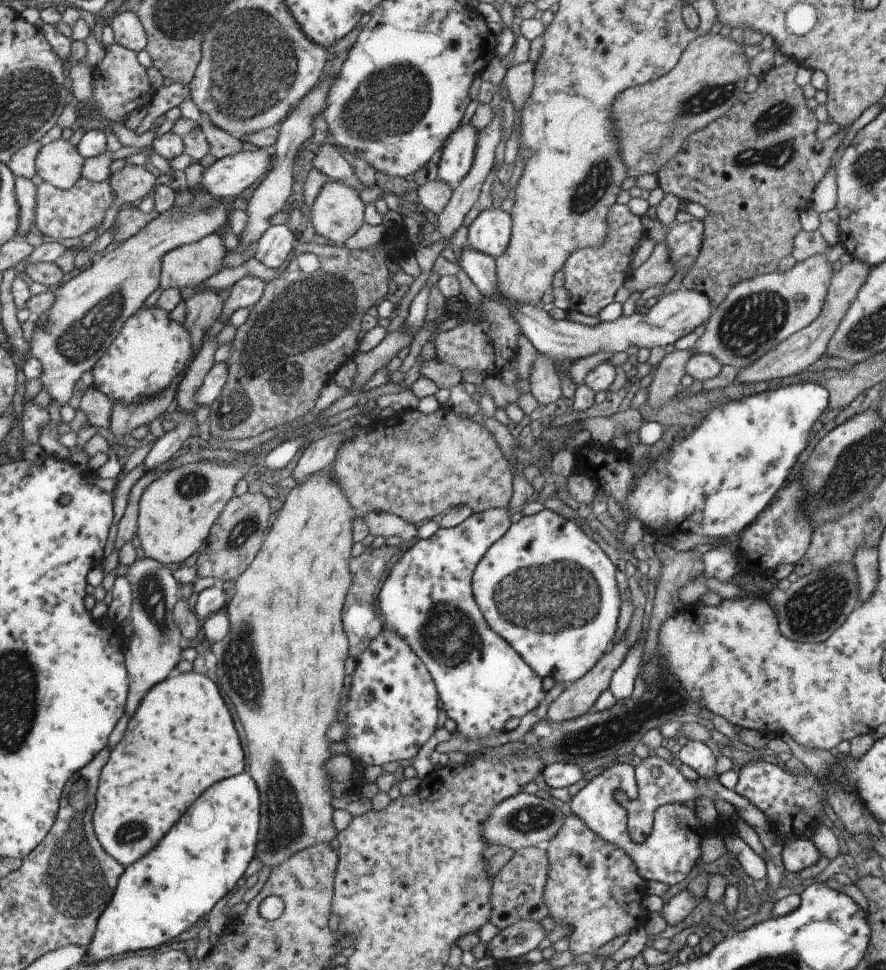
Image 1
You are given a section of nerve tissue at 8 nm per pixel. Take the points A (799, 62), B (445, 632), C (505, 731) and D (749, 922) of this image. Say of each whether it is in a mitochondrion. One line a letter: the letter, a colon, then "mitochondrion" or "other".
A: other
B: mitochondrion
C: other
D: other

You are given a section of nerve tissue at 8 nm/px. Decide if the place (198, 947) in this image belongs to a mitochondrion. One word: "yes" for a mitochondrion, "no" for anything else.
no

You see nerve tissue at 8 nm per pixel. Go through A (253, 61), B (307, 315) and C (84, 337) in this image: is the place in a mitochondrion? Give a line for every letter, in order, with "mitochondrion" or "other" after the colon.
A: mitochondrion
B: mitochondrion
C: mitochondrion

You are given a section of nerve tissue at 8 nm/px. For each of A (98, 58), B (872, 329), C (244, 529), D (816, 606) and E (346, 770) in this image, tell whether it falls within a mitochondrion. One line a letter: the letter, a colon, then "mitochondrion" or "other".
A: other
B: mitochondrion
C: mitochondrion
D: mitochondrion
E: other

